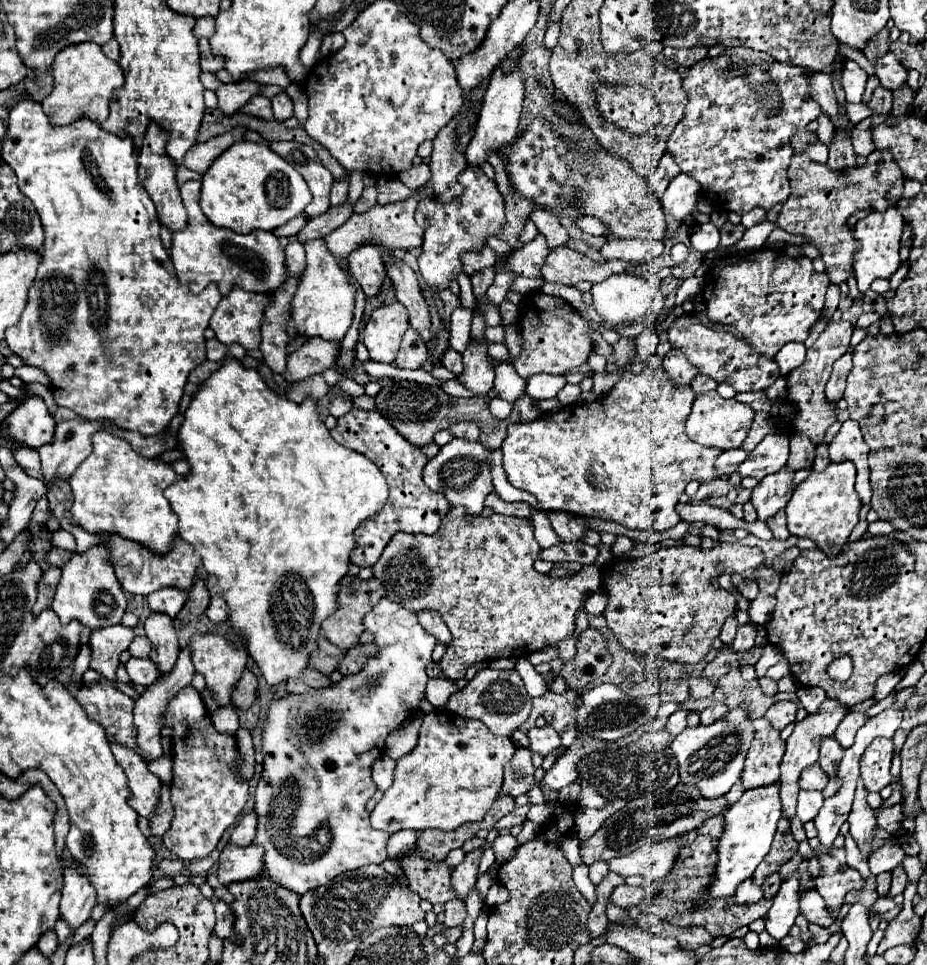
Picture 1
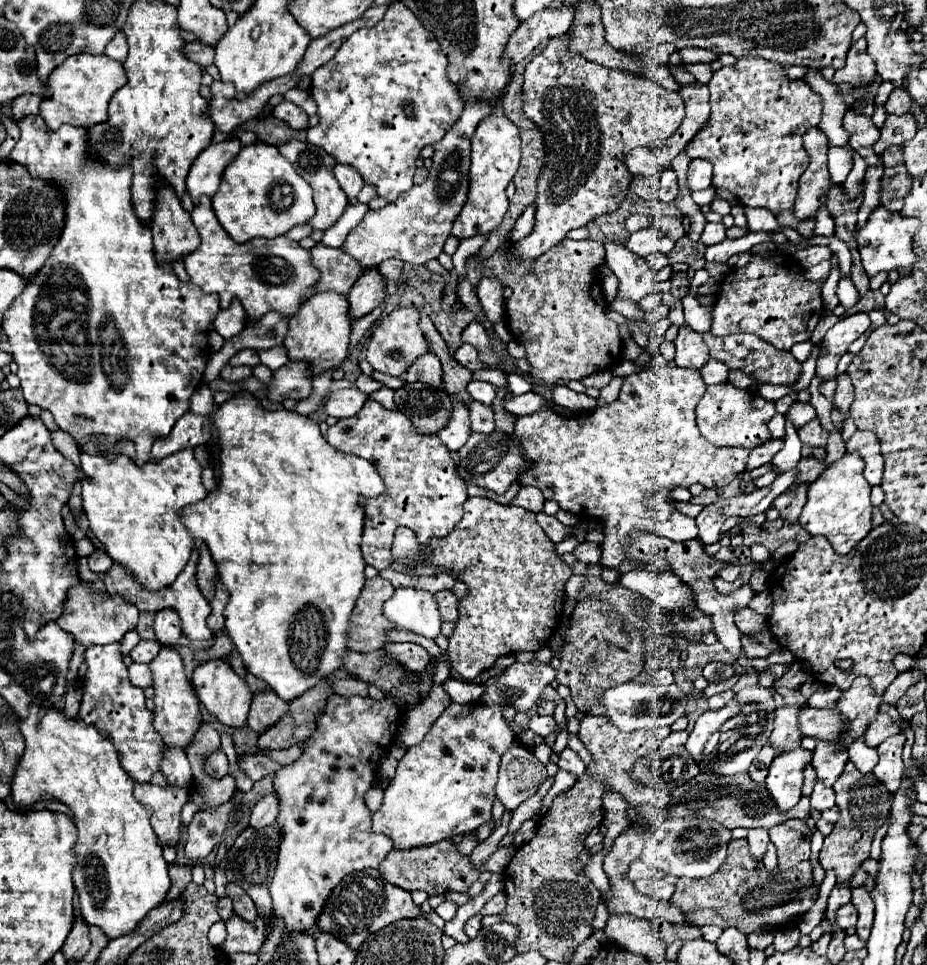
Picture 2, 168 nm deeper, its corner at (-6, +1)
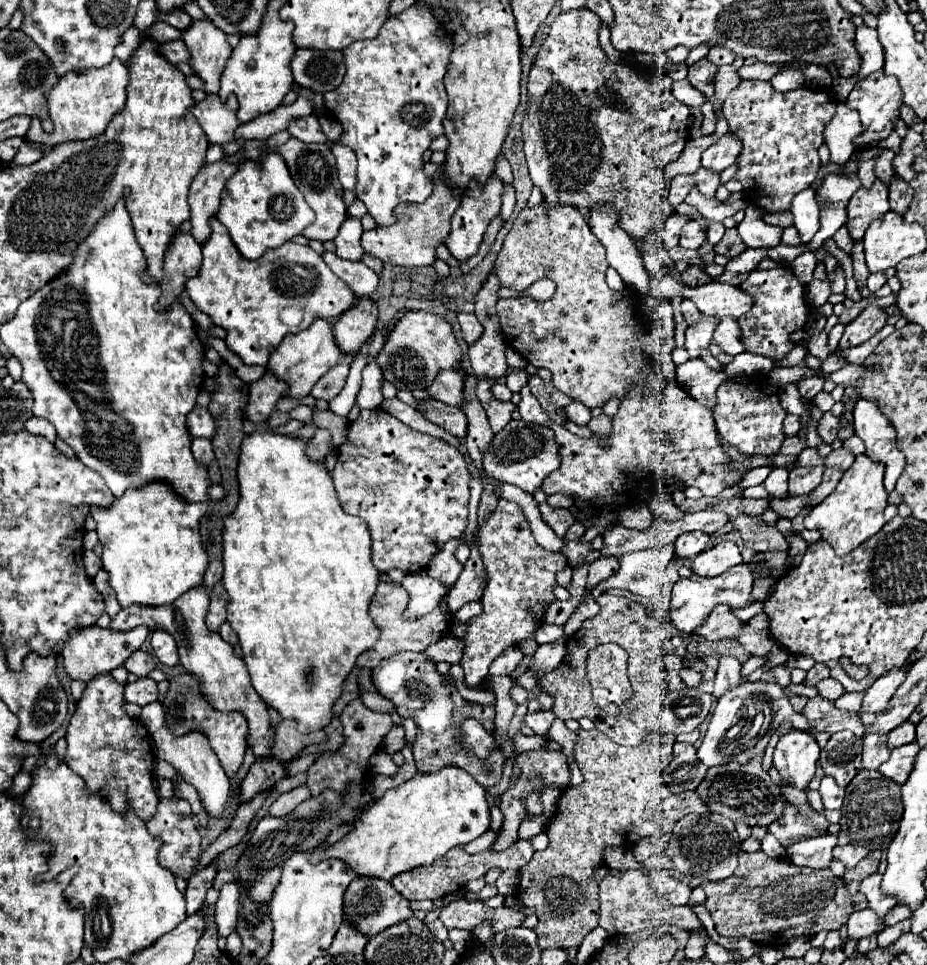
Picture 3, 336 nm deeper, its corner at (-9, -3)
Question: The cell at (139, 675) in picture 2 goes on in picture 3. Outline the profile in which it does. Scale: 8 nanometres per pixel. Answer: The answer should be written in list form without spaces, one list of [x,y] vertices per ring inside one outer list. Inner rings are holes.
[[[148,676],[126,684],[126,690],[124,690],[124,698],[128,702],[134,702],[134,704],[140,704],[140,706],[156,702],[156,696],[158,696],[156,682],[152,678],[148,678]]]

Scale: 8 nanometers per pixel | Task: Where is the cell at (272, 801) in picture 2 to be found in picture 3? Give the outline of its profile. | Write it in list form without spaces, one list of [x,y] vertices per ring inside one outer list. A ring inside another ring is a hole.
[[[298,786],[282,796],[276,798],[276,802],[270,806],[270,816],[276,816],[276,818],[282,818],[282,816],[288,816],[290,810],[294,810],[300,802],[308,800],[310,798],[310,790],[306,786]]]

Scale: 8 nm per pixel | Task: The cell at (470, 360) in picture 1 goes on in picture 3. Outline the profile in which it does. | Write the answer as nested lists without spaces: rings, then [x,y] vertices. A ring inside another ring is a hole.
[[[458,314],[458,322],[460,322],[460,328],[462,328],[464,340],[468,344],[474,344],[482,336],[482,332],[484,332],[482,324],[478,322],[478,318],[474,314]]]

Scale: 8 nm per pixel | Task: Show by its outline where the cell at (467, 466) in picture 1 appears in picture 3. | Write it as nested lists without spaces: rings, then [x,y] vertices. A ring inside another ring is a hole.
[[[512,420],[494,436],[490,446],[486,448],[482,466],[490,478],[496,478],[498,482],[514,484],[524,492],[534,494],[542,486],[544,478],[550,476],[560,466],[554,432],[544,426],[530,426],[522,420]]]

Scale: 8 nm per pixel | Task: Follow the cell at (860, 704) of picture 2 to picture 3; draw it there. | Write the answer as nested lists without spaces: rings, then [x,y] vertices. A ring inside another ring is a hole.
[[[890,670],[886,674],[882,674],[880,678],[874,680],[874,684],[866,690],[864,700],[862,700],[862,712],[872,712],[878,714],[880,710],[886,708],[888,700],[894,696],[896,688],[904,682],[906,678],[906,670]]]

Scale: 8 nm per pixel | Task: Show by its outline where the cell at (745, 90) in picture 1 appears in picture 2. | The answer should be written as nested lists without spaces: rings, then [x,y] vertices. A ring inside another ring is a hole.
[[[755,56],[739,58],[735,66],[731,66],[731,68],[729,66],[723,66],[721,70],[717,70],[713,74],[711,82],[709,82],[709,92],[711,92],[711,118],[709,118],[709,126],[705,130],[699,130],[695,134],[695,138],[685,146],[687,154],[691,158],[705,158],[705,160],[709,160],[715,166],[715,170],[713,170],[713,186],[715,188],[725,188],[725,190],[733,192],[743,206],[763,206],[763,208],[771,210],[773,214],[779,214],[783,210],[793,208],[795,198],[797,198],[799,178],[801,178],[803,170],[807,170],[807,166],[809,166],[809,154],[807,154],[807,150],[803,150],[803,134],[809,128],[817,126],[819,124],[819,118],[821,118],[821,98],[819,98],[819,94],[815,94],[805,80],[795,80],[795,82],[787,80],[783,66],[779,66],[775,62],[767,62],[763,58],[755,58]]]

